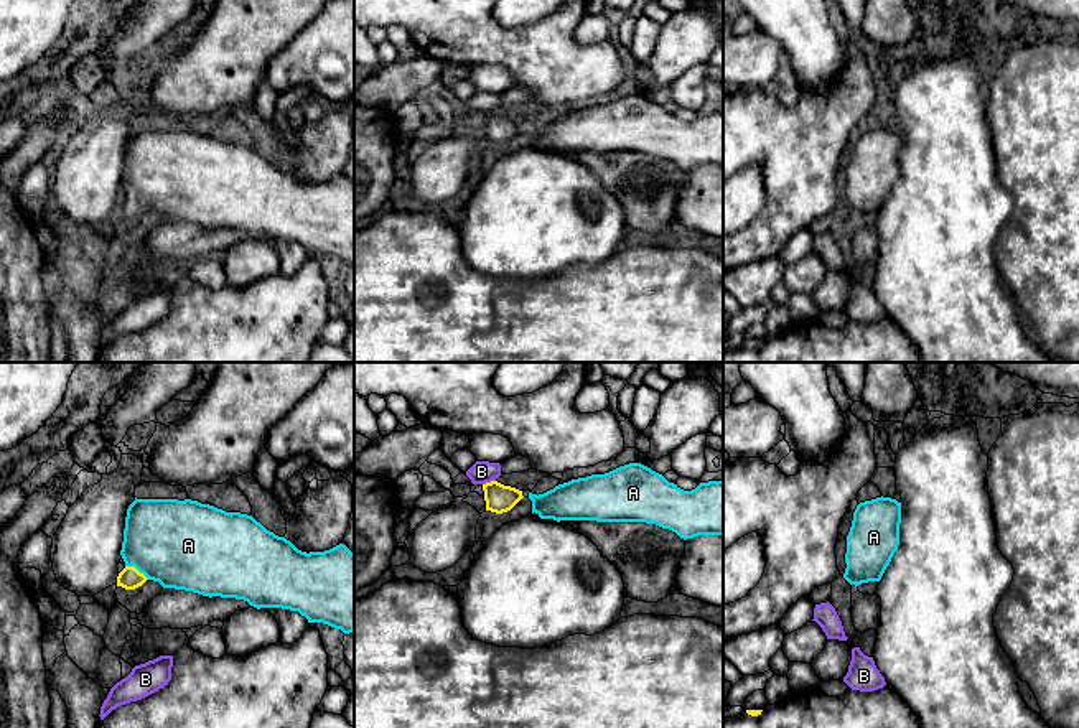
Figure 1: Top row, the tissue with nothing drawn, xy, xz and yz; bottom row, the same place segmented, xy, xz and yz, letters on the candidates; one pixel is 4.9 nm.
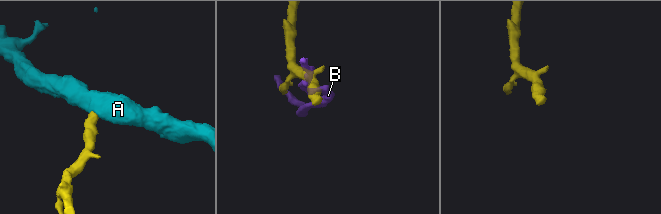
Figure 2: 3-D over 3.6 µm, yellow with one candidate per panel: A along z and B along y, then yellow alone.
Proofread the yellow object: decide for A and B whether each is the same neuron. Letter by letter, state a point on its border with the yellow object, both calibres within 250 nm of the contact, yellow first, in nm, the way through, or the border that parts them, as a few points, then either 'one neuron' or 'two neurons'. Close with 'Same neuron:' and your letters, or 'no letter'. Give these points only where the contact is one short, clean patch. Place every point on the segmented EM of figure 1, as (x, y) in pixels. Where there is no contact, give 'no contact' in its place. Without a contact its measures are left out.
A: contact xy (135, 569); calibres 110 and 440 nm; way xy (129, 578), (135, 569), (157, 547), (180, 544); one neuron
B: contact xz (488, 483); calibres 140 and 110 nm; two neurons
Same neuron: A

